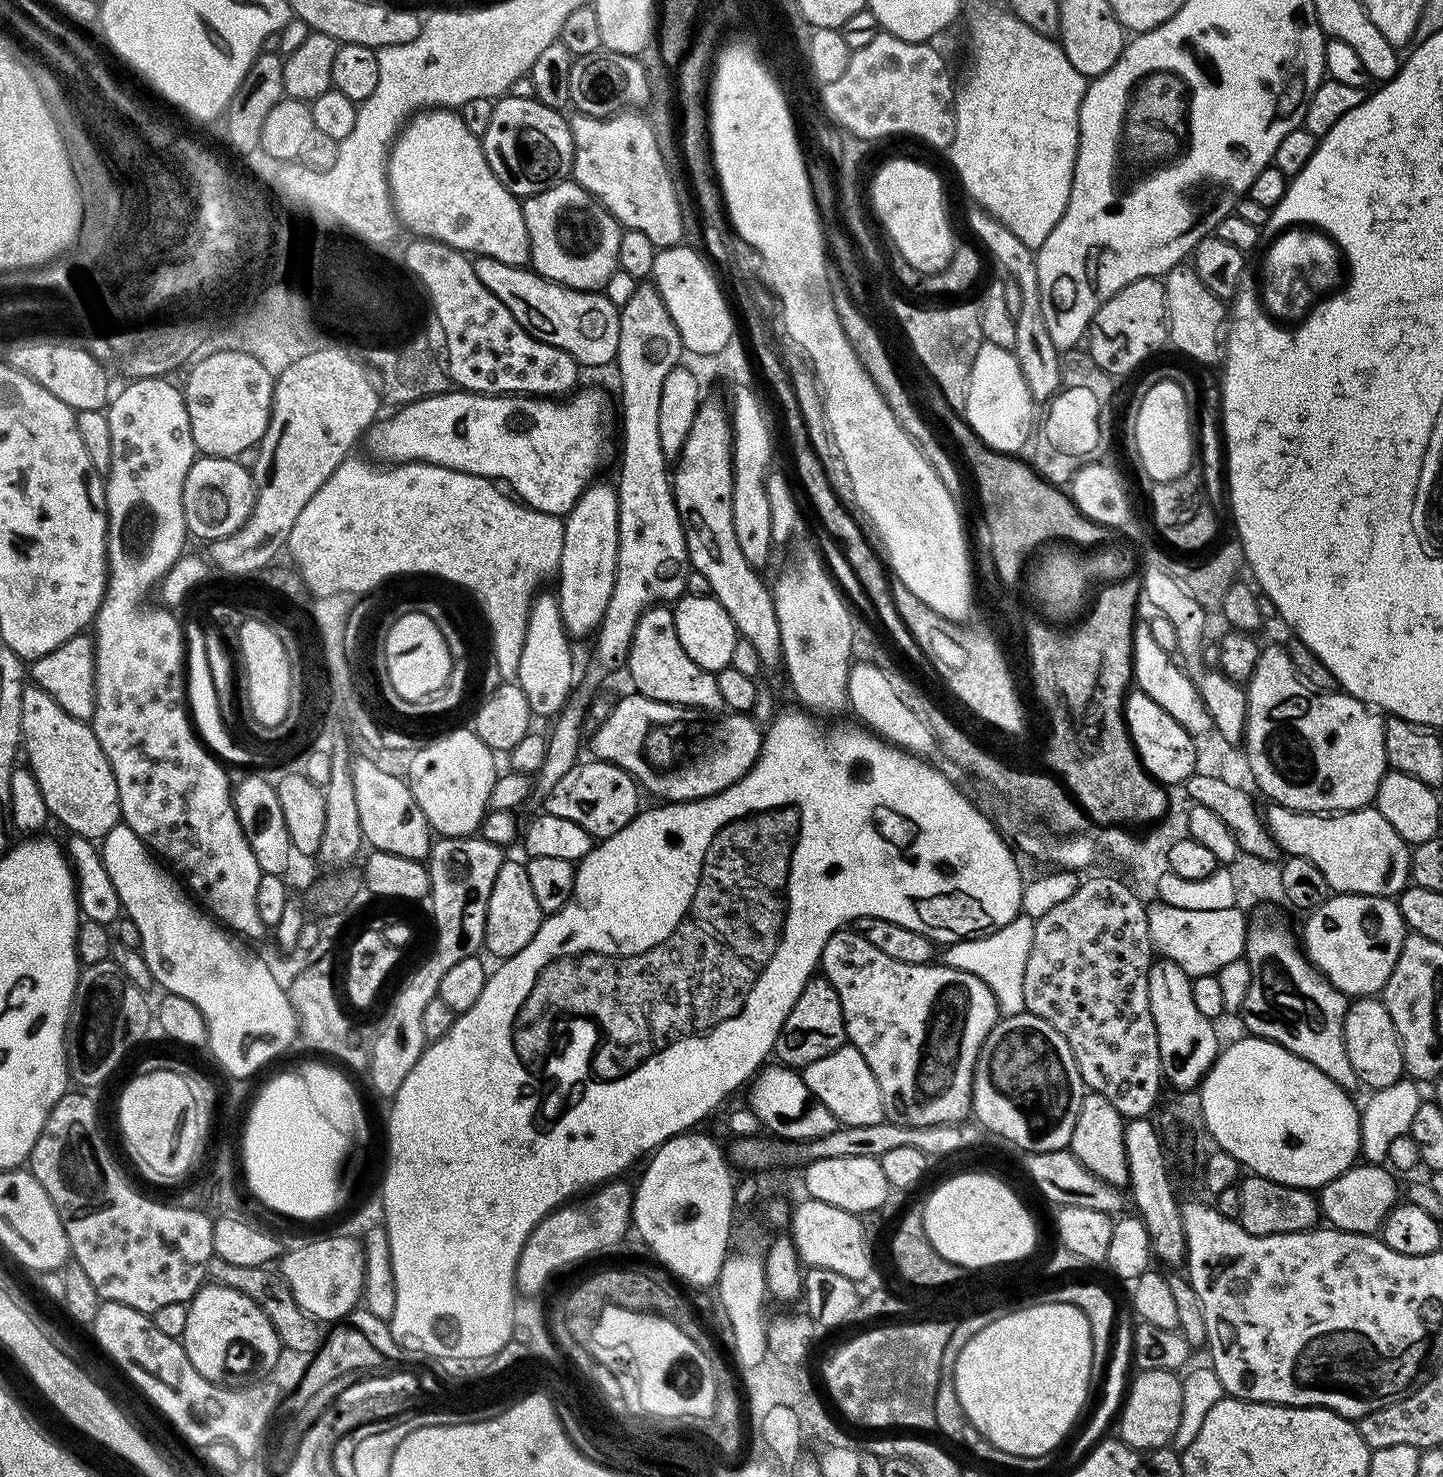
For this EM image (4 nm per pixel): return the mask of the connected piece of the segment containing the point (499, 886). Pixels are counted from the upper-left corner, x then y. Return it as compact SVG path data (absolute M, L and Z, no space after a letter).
M505 859L498 878L494 878L494 890L490 890L490 906L486 910L486 930L484 948L492 956L500 956L501 961L509 960L518 950L522 950L538 934L545 913L534 899L534 890L530 886L524 864L521 861Z

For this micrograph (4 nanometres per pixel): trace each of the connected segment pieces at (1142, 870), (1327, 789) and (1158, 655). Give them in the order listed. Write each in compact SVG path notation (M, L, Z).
M1185 783L1172 784L1167 787L1167 812L1163 820L1153 825L1144 840L1134 836L1129 829L1122 826L1106 826L1099 829L1096 841L1099 849L1126 864L1130 870L1130 887L1135 896L1145 904L1153 903L1161 893L1159 879L1170 872L1169 858L1171 847L1175 843L1189 839L1190 813L1196 802L1192 799Z
M1284 646L1261 647L1254 674L1246 681L1246 691L1248 717L1242 751L1248 757L1257 779L1257 789L1261 793L1264 791L1271 803L1281 804L1296 812L1335 814L1367 808L1375 801L1378 786L1390 768L1386 758L1383 715L1343 691L1317 692L1309 688L1300 679Z
M1137 621L1133 627L1132 639L1133 681L1137 689L1154 699L1183 729L1194 738L1213 731L1212 719L1200 698L1193 677L1188 676L1173 660L1172 656L1158 646L1150 635L1148 621Z

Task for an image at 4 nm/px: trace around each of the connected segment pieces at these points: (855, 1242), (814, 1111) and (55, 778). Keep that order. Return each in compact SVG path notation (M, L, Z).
M804 1198L790 1212L792 1245L800 1256L801 1265L834 1270L834 1274L863 1282L872 1272L872 1248L868 1245L868 1236L864 1233L864 1224L860 1220L863 1219L857 1213L838 1210L838 1206Z
M779 1062L761 1067L747 1092L747 1107L751 1108L765 1129L769 1128L774 1135L781 1136L784 1140L799 1142L822 1138L822 1134L830 1134L838 1126L834 1114L830 1114L830 1110L826 1110L822 1102L813 1100L803 1075L797 1069L789 1068Z
M28 684L22 692L21 741L24 754L27 754L29 771L35 774L39 790L46 801L49 815L66 828L71 835L101 841L116 824L121 823L121 802L113 768L110 766L98 738L87 721L78 720L62 710L59 700L50 697L40 687Z

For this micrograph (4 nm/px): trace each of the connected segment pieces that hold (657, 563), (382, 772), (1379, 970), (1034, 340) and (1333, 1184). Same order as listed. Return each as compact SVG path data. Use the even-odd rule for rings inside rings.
M651 282L637 283L630 302L626 302L620 308L618 350L614 361L614 368L620 371L620 412L624 415L624 453L620 456L620 477L614 480L618 498L618 562L614 590L610 594L610 606L606 606L604 621L600 623L594 634L596 665L585 674L581 684L579 681L579 691L571 697L569 703L564 705L563 712L555 717L556 725L553 726L552 733L547 733L546 762L542 762L539 772L535 773L532 780L531 799L536 802L543 802L550 794L550 790L554 790L554 786L558 786L558 782L562 782L562 778L566 778L566 774L570 774L570 770L576 767L581 759L580 736L582 737L584 709L588 707L589 694L597 691L595 688L599 686L600 679L607 674L608 668L616 668L619 664L621 667L627 661L630 642L634 638L634 630L637 622L640 621L640 615L648 608L671 605L685 595L688 587L690 565L684 527L672 493L670 460L665 456L658 438L658 402L662 399L662 382L666 382L666 374L670 374L670 370L674 370L681 363L680 352L684 351L685 346L680 340L678 326L674 326L656 285Z
M368 754L357 755L352 762L354 798L358 802L358 822L365 841L375 851L398 854L402 858L423 861L434 843L434 833L428 827L422 806L412 797L408 781L403 775L395 776L380 764L375 764Z
M1333 894L1322 906L1313 908L1305 920L1308 921L1304 924L1302 947L1335 988L1349 998L1372 998L1383 993L1406 935L1400 905L1395 899Z
M974 208L969 218L973 232L980 238L979 243L998 260L1006 273L1020 286L1022 305L1014 317L1015 344L1013 354L1019 363L1029 391L1035 403L1047 403L1061 387L1061 353L1054 346L1050 332L1046 328L1045 315L1042 314L1041 292L1038 290L1038 270L1035 251L1019 241L1010 230L981 208Z
M1357 1162L1319 1189L1320 1215L1331 1227L1343 1232L1376 1234L1381 1231L1388 1212L1396 1207L1396 1180L1387 1167Z

